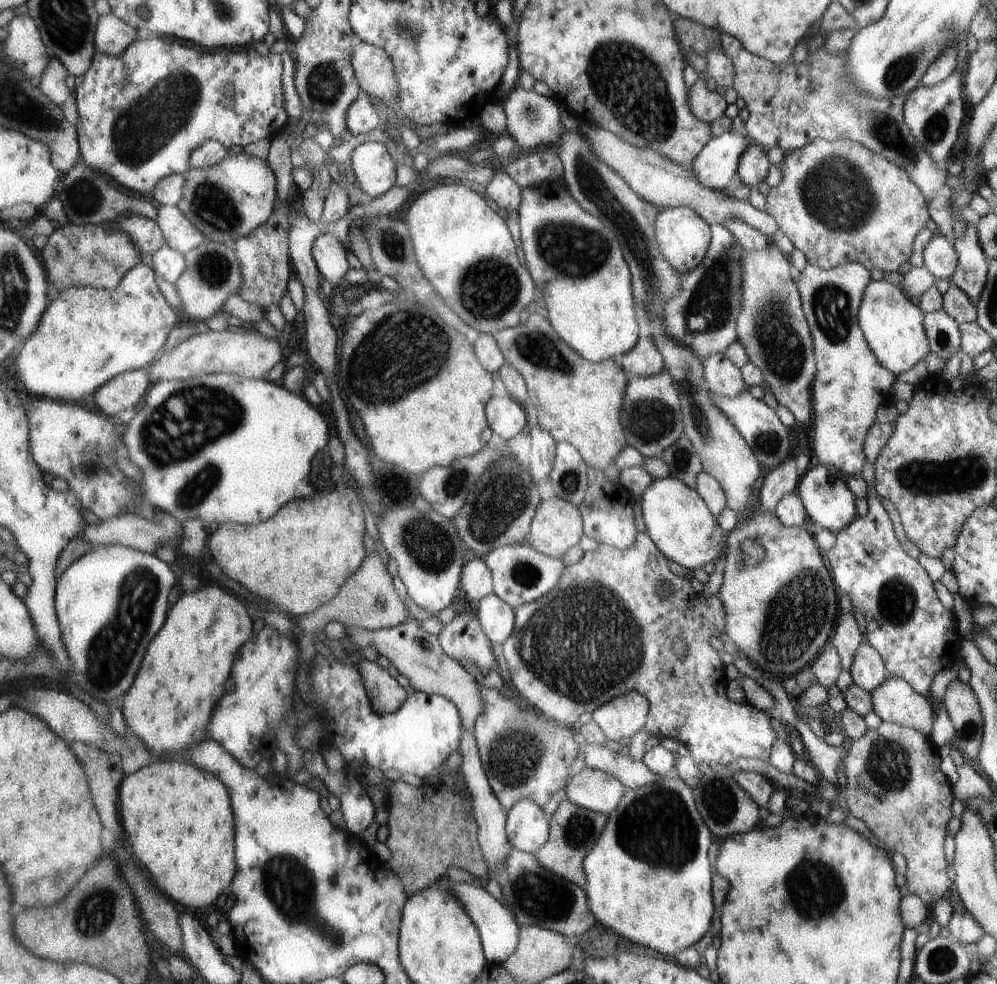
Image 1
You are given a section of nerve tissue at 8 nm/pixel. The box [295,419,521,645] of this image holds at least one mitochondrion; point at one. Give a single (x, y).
(429, 544)

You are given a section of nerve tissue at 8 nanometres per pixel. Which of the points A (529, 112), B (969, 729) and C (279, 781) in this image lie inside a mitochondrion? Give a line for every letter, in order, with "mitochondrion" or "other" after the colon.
A: mitochondrion
B: mitochondrion
C: other

